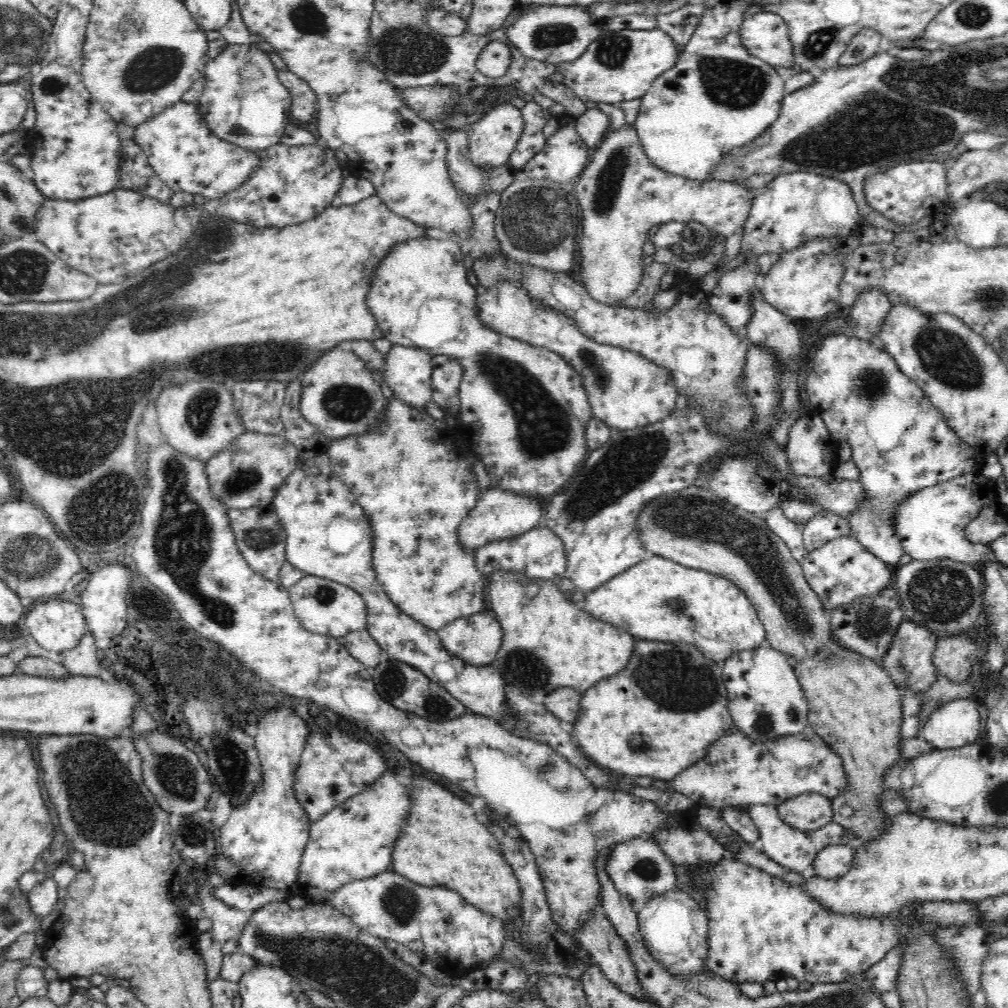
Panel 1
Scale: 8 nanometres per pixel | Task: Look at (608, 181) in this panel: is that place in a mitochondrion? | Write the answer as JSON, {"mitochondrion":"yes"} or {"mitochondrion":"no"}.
{"mitochondrion":"yes"}

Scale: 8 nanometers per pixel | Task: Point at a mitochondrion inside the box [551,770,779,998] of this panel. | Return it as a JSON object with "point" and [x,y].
{"point":[647,869]}

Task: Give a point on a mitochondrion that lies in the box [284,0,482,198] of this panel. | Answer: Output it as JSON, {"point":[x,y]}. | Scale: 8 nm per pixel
{"point":[403,49]}

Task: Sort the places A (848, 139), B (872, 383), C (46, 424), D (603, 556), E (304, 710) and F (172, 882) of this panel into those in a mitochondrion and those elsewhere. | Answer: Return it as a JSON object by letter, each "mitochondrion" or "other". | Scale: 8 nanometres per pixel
{"A":"mitochondrion","B":"mitochondrion","C":"mitochondrion","D":"other","E":"other","F":"other"}

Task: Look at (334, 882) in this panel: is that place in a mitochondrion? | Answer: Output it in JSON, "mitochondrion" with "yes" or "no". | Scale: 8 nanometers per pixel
{"mitochondrion":"no"}

